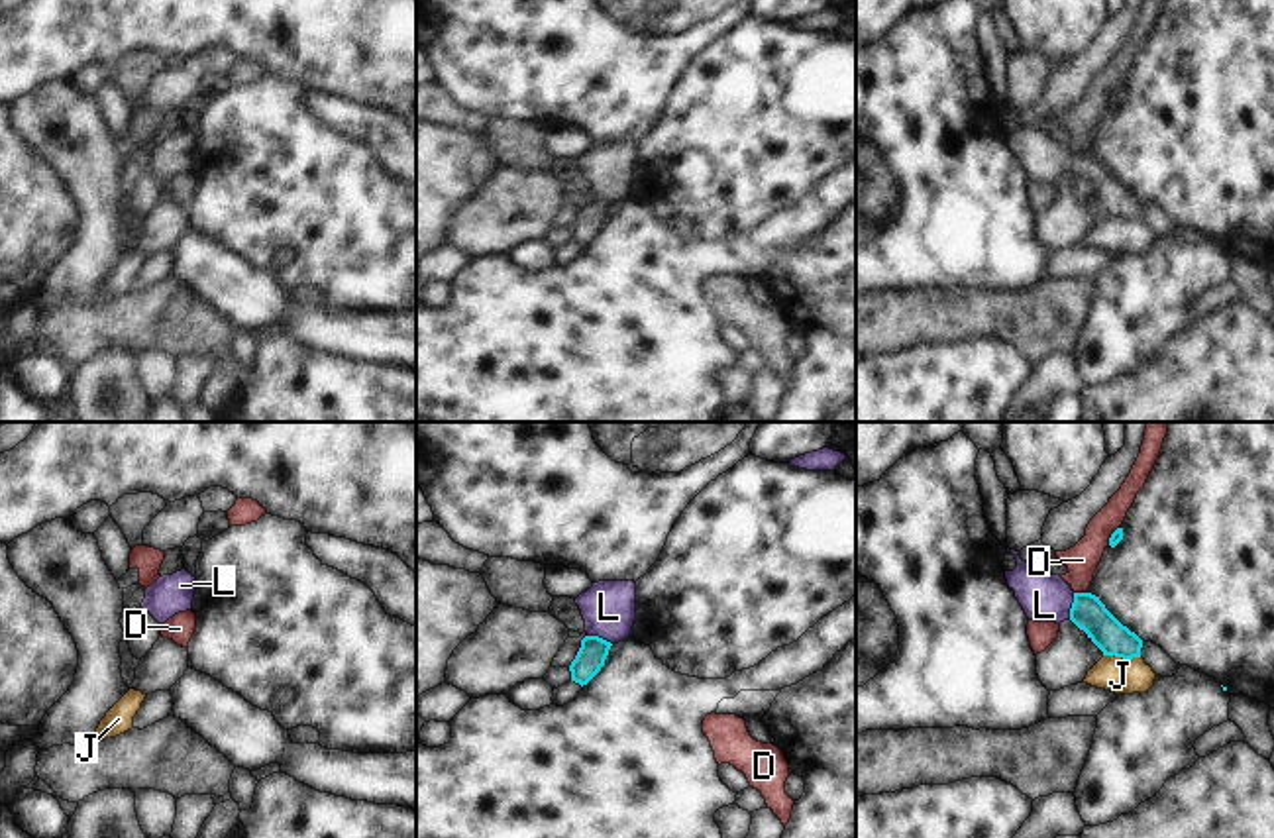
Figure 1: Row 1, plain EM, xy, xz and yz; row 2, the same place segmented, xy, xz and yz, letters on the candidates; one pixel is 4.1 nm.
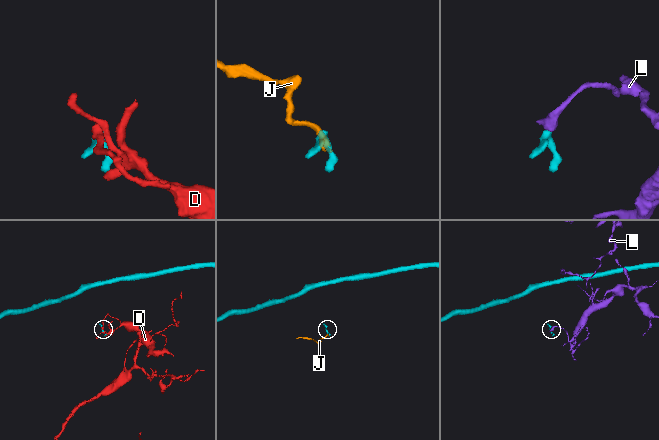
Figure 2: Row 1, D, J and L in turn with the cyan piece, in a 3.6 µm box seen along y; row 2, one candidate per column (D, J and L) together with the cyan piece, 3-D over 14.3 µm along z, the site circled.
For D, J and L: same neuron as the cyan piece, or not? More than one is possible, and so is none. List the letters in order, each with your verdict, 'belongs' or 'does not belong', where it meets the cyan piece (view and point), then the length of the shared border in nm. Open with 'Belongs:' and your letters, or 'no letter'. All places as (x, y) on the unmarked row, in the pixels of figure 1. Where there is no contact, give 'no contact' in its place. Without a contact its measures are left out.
Belongs: L
D: does not belong | yz (1080, 154) | 60 nm
J: does not belong | yz (1121, 216) | 150 nm
L: belongs | yz (1072, 167) | 110 nm

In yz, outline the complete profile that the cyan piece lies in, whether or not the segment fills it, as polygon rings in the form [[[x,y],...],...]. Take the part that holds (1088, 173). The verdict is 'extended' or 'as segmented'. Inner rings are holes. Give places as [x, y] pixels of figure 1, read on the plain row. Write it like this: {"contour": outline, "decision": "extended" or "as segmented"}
{"contour": [[[1007,108],[1007,112],[1017,118],[1017,128],[1005,131],[1005,139],[1029,181],[1056,184],[1072,181],[1103,216],[1141,218],[1142,200],[1123,186],[1099,157],[1074,153],[1060,135],[1023,122],[1015,110]]], "decision": "extended"}

